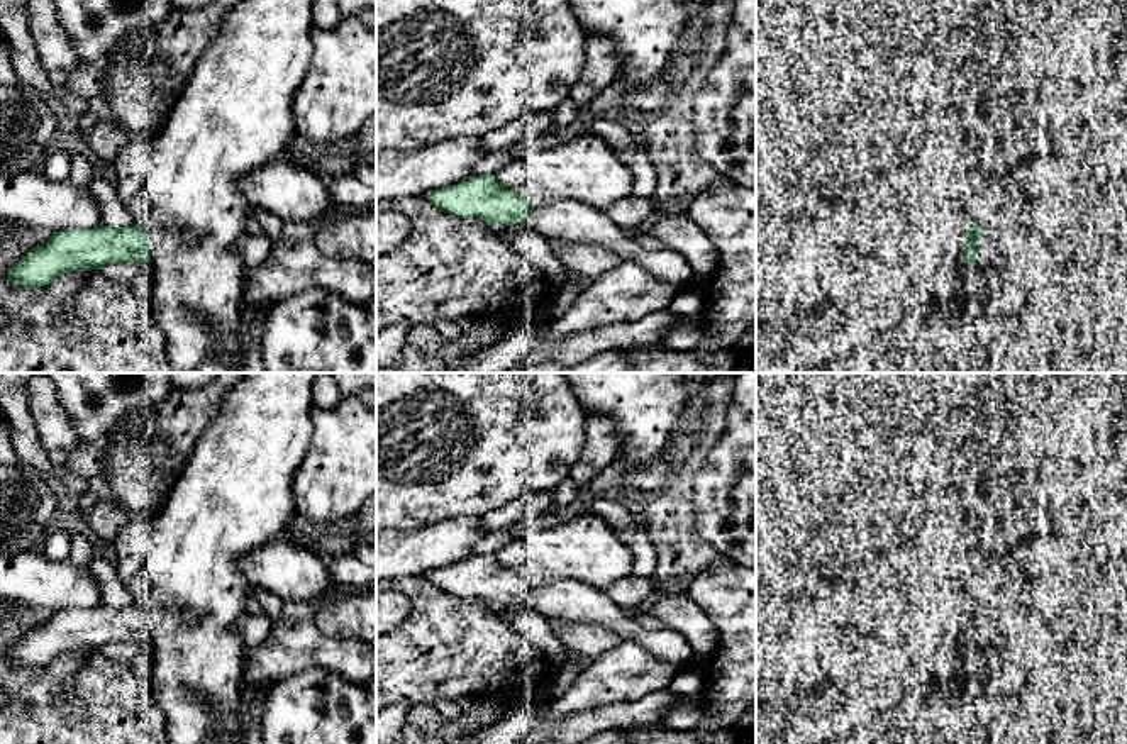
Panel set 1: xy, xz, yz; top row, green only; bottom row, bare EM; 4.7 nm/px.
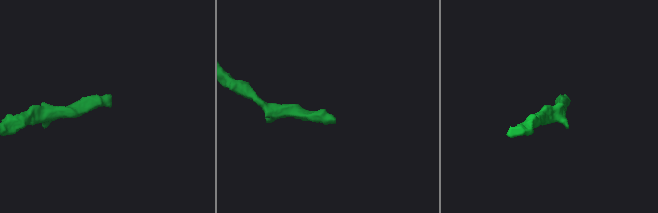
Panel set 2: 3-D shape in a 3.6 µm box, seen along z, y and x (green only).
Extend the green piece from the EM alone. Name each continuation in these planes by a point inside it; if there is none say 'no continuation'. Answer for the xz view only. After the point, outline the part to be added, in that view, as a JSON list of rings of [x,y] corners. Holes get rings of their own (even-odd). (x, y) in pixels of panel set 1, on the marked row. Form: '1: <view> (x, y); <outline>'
1: xz (568, 222); [[[559,200],[532,208],[524,224],[539,232],[551,249],[598,244],[624,261],[639,263],[675,288],[688,290],[693,269],[685,256],[671,249],[647,251],[639,239],[629,237],[602,208],[578,200]]]

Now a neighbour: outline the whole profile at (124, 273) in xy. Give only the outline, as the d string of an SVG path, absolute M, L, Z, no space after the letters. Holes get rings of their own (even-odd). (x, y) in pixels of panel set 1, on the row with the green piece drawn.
M108 263L100 271L114 283L130 285L136 278L137 266L132 263Z

